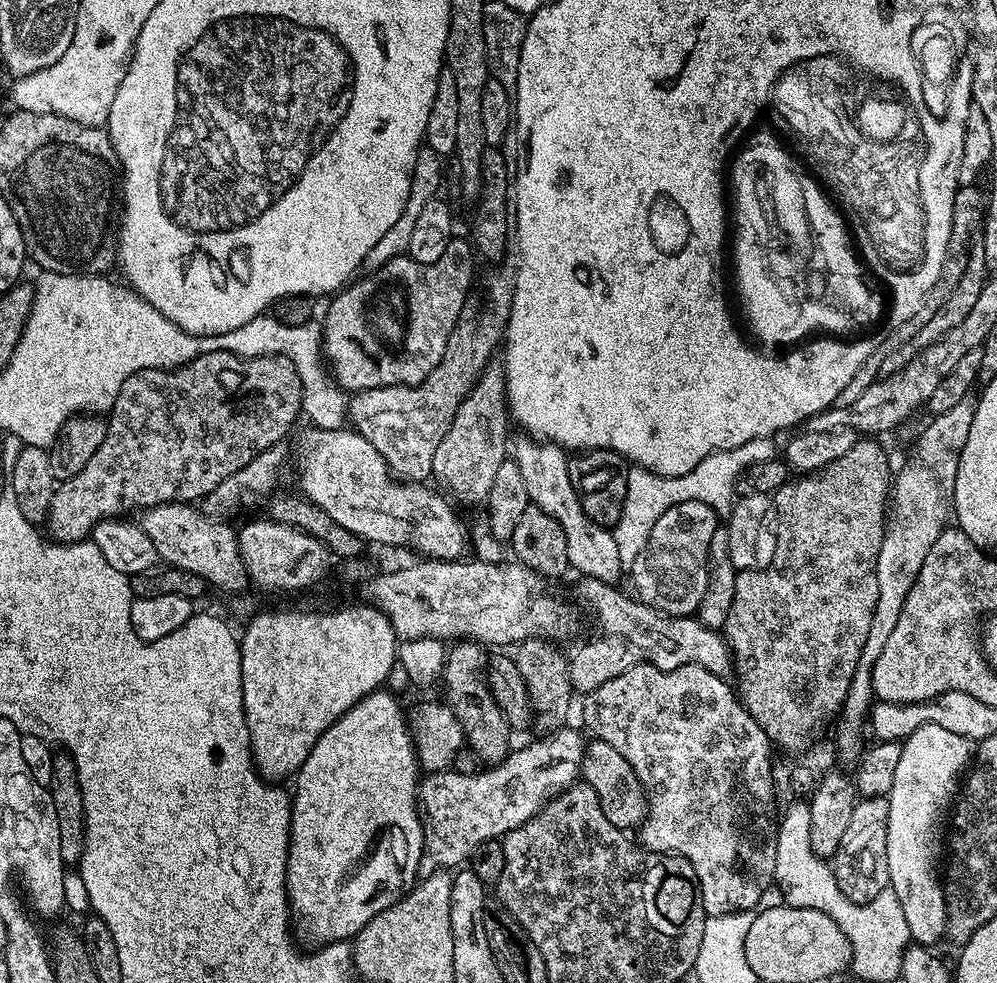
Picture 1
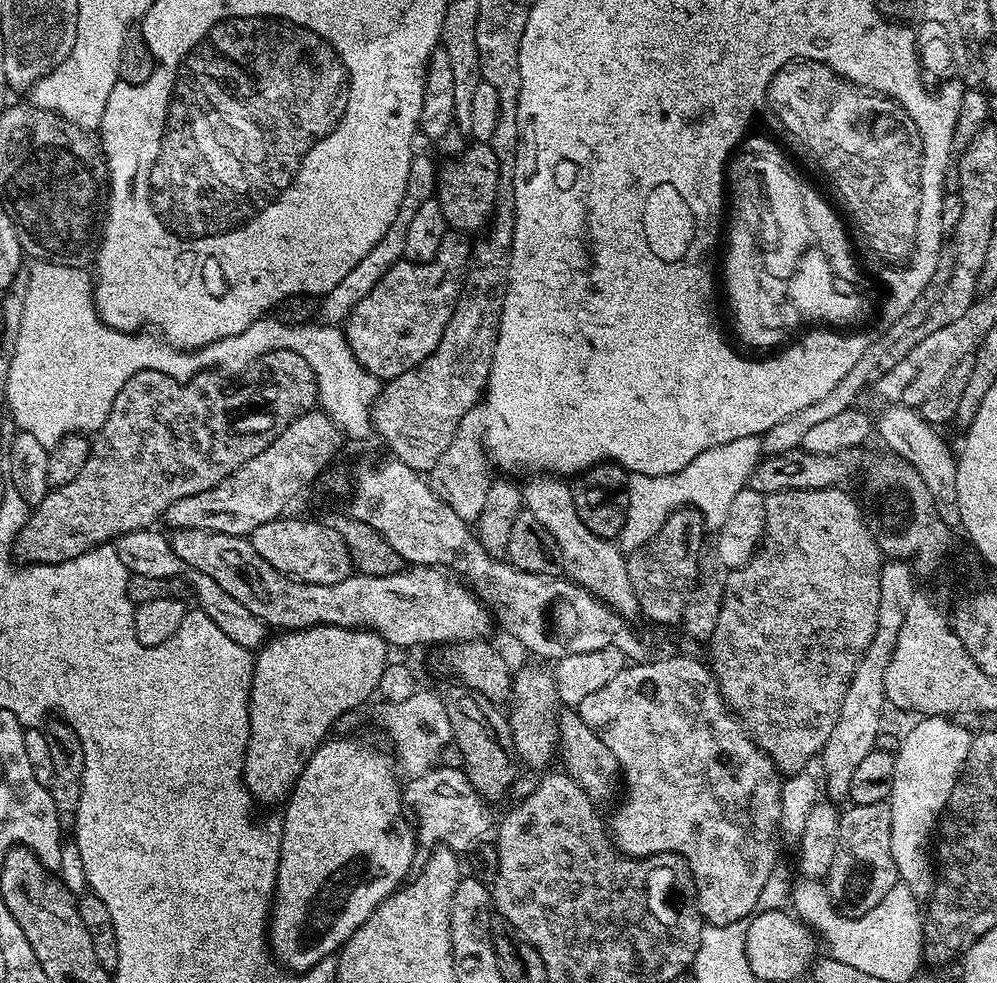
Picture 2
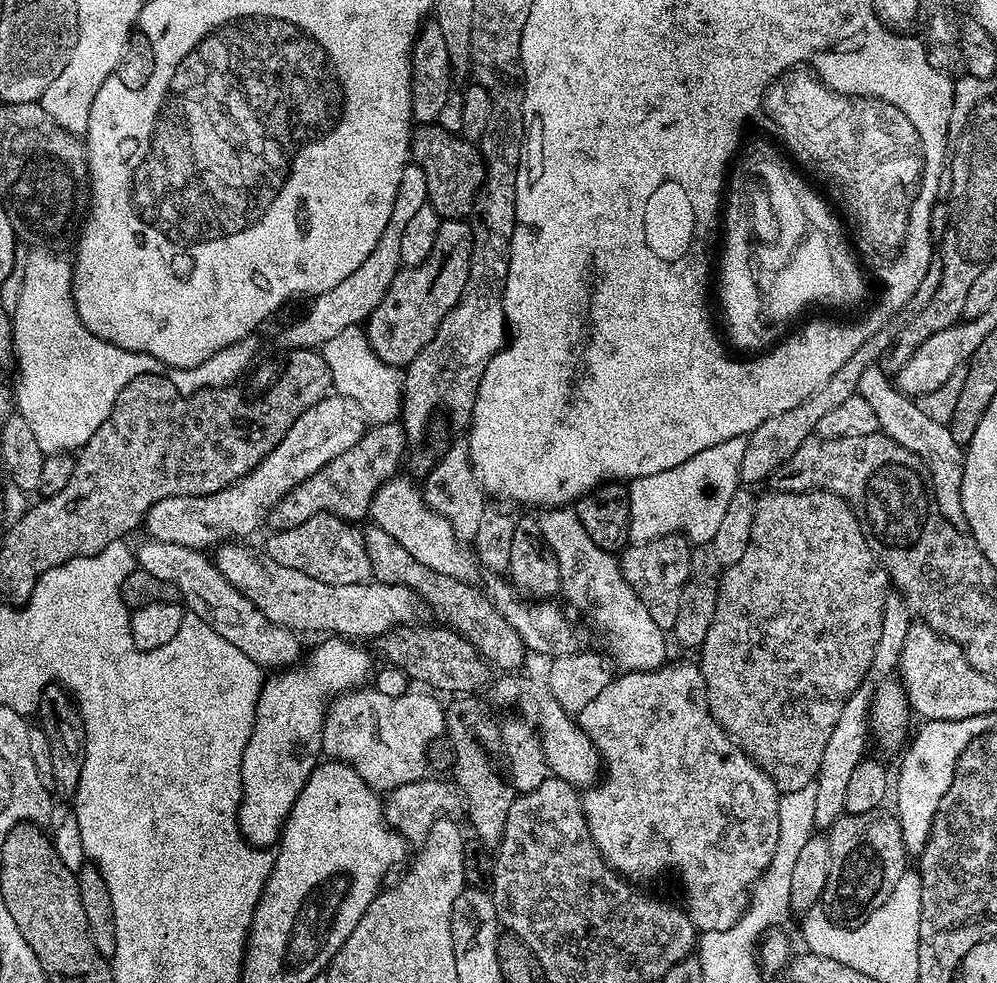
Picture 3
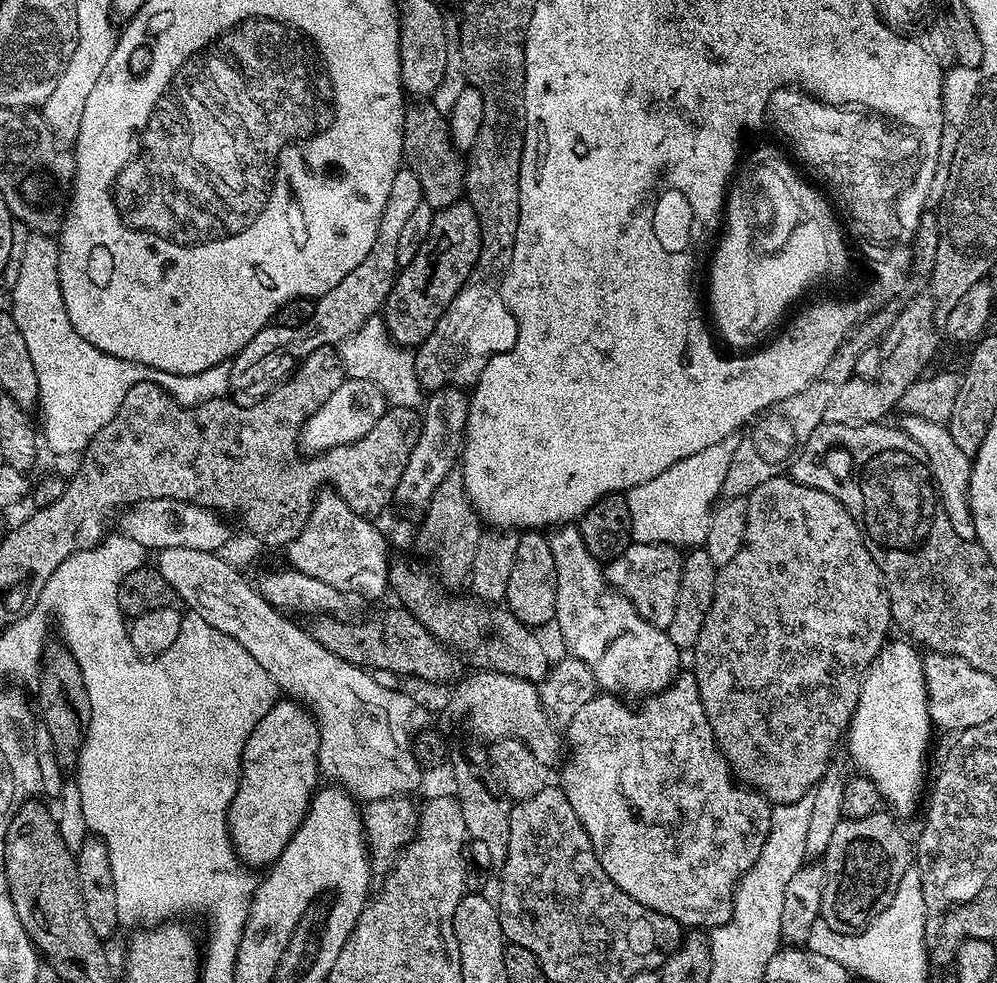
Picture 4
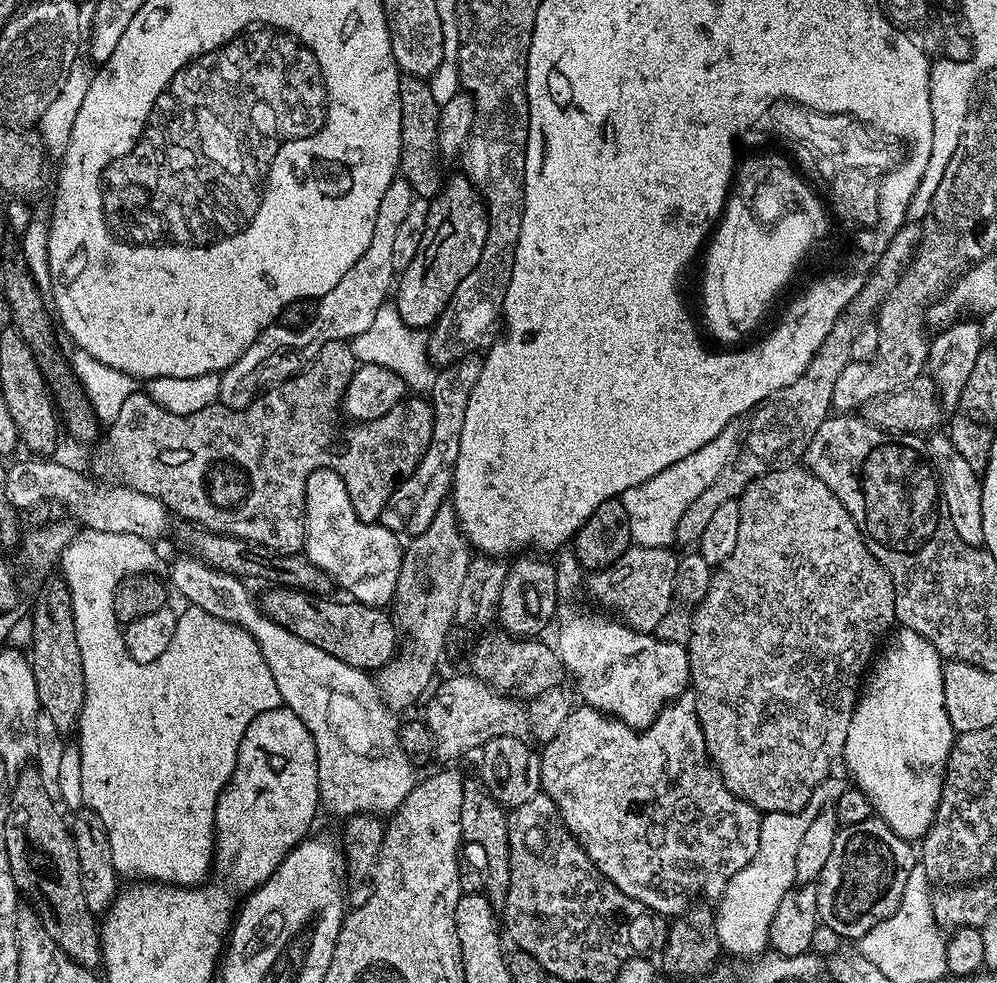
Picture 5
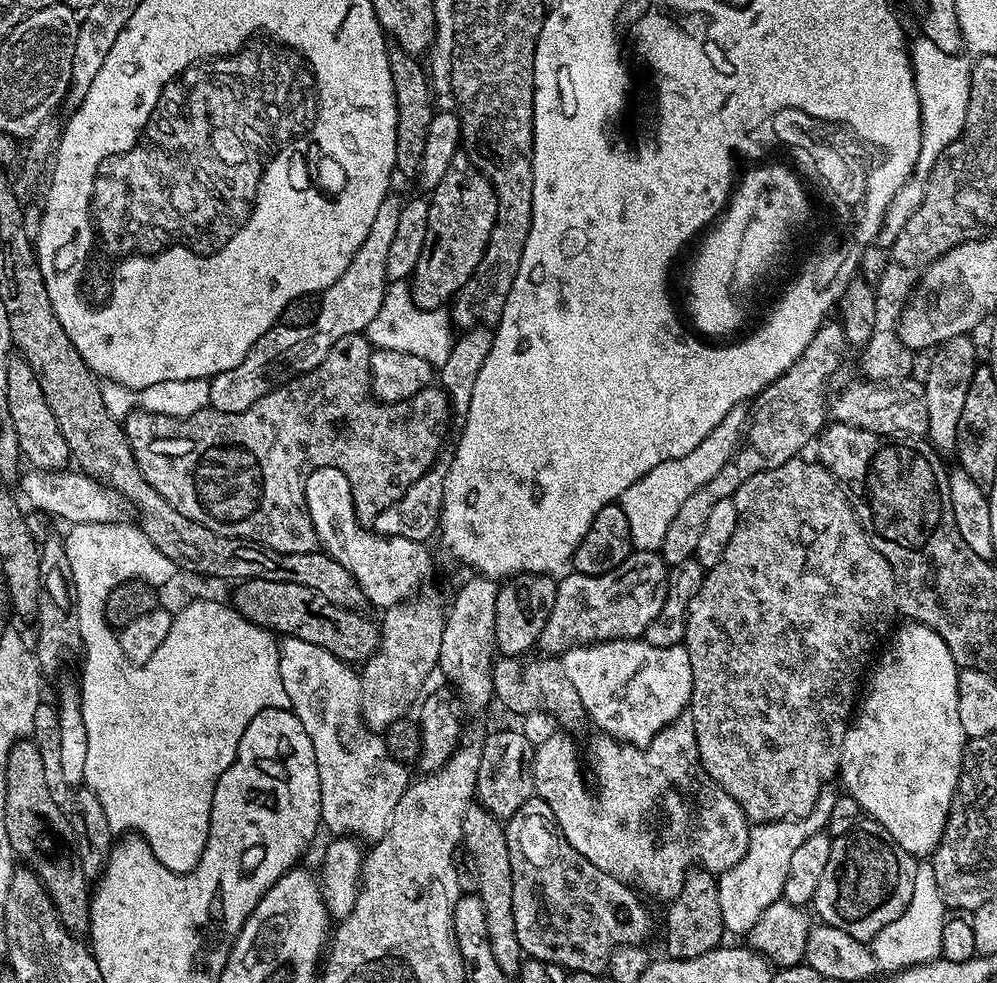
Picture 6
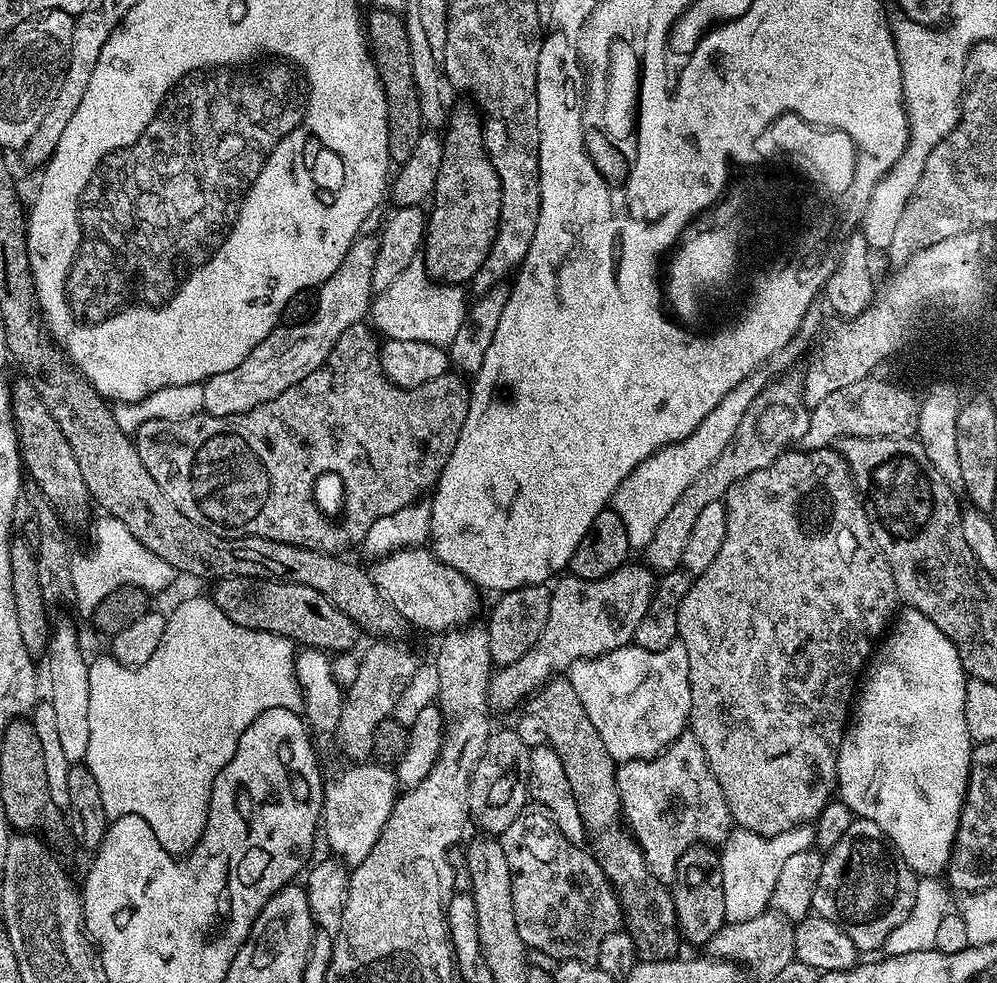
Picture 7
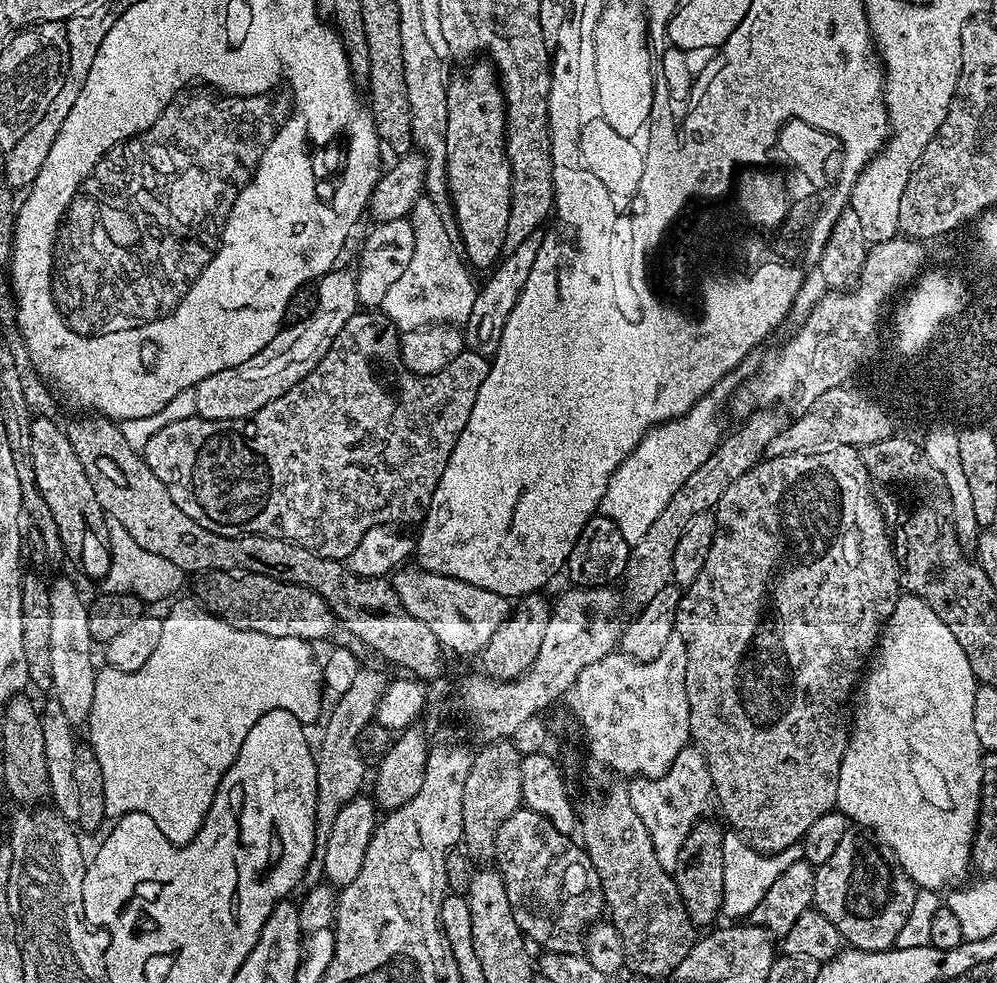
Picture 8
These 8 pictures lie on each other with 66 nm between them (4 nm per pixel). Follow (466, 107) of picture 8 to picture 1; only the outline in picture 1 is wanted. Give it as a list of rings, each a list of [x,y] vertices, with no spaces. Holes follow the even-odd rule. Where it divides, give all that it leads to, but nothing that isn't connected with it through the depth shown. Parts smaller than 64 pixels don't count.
[[[460,238],[452,239],[442,258],[429,264],[418,262],[407,254],[396,256],[381,268],[369,271],[365,280],[357,279],[331,297],[332,305],[322,317],[323,355],[327,363],[328,360],[332,363],[330,368],[340,388],[355,394],[366,388],[421,384],[432,373],[434,366],[442,362],[446,342],[450,342],[454,326],[465,315],[464,303],[472,288],[476,260],[472,257],[473,245],[469,241],[468,244]]]

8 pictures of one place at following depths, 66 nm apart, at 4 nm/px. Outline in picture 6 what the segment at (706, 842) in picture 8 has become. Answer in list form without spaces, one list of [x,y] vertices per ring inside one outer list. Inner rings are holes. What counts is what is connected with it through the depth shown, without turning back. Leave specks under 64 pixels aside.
[[[693,870],[686,874],[682,882],[682,890],[667,905],[668,917],[664,920],[664,944],[668,947],[667,955],[673,960],[698,958],[710,950],[721,947],[726,929],[722,922],[722,902],[718,902],[718,880],[713,873]]]

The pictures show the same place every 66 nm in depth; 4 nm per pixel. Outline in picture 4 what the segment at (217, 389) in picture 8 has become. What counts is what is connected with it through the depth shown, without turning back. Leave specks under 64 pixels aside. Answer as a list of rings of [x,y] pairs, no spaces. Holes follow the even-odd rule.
[[[401,166],[398,174],[394,174],[390,195],[386,197],[386,206],[382,210],[382,222],[378,222],[378,238],[374,238],[370,254],[366,254],[366,258],[362,258],[362,262],[358,262],[358,266],[354,266],[354,270],[350,270],[350,274],[346,274],[346,278],[342,278],[342,282],[334,286],[334,290],[316,300],[316,309],[308,324],[300,328],[284,328],[273,323],[254,334],[254,338],[250,338],[250,342],[246,342],[244,349],[231,361],[232,373],[228,379],[231,391],[235,393],[243,388],[252,388],[275,372],[287,373],[295,369],[297,363],[314,350],[339,345],[368,319],[377,315],[387,302],[396,281],[396,273],[401,267],[398,262],[398,241],[402,229],[422,203],[422,182],[418,182],[414,170]]]

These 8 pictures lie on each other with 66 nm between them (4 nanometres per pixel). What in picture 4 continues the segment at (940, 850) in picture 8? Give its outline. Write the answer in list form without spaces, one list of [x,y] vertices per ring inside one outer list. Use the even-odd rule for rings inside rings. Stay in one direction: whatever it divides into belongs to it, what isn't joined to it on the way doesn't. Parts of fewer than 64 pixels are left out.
[[[892,638],[885,643],[864,676],[864,683],[860,685],[858,706],[852,712],[852,720],[848,724],[846,744],[849,744],[848,750],[853,762],[860,767],[857,769],[863,775],[869,776],[874,786],[878,786],[881,801],[897,817],[903,818],[915,810],[916,803],[920,800],[920,791],[924,788],[924,755],[928,752],[928,739],[934,733],[934,725],[928,713],[928,691],[924,685],[921,649],[907,639],[899,639]]]

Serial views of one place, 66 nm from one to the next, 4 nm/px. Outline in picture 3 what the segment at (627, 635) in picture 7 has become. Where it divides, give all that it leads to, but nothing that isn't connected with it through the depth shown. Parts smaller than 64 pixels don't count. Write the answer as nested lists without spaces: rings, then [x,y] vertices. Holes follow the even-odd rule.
[[[677,534],[654,538],[641,544],[629,543],[619,557],[620,569],[630,586],[642,598],[642,606],[650,610],[650,618],[665,630],[675,629],[678,622],[678,606],[682,602],[682,590],[692,575],[692,549],[687,536]]]

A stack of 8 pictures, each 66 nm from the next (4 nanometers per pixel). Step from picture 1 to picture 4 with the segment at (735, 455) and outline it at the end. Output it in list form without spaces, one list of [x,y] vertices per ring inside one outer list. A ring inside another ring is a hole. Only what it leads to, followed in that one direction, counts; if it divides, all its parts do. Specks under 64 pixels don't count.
[[[735,435],[727,436],[714,446],[706,446],[706,450],[698,450],[698,454],[690,454],[690,458],[682,458],[682,462],[674,462],[674,466],[662,470],[658,478],[628,489],[633,541],[637,544],[703,545],[710,530],[714,505],[724,486],[726,470],[730,470],[736,441]]]

